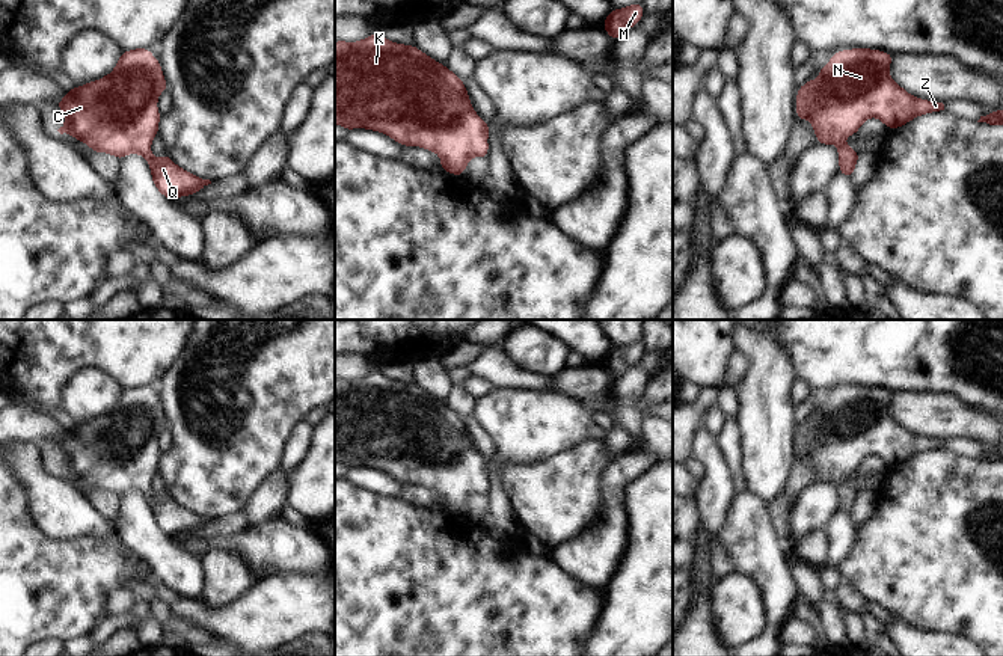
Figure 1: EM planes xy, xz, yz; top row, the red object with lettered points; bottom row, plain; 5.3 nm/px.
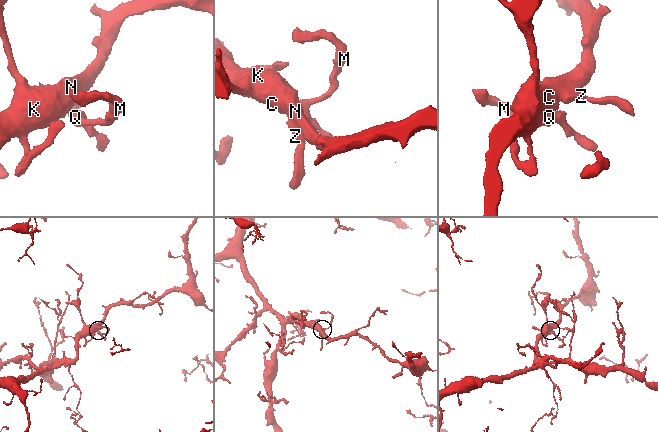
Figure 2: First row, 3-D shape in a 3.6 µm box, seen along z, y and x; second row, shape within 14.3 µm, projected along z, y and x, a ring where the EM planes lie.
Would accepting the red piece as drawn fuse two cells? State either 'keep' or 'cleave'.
keep

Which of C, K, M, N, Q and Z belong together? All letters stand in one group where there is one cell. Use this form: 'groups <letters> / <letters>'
groups C K M N Q Z

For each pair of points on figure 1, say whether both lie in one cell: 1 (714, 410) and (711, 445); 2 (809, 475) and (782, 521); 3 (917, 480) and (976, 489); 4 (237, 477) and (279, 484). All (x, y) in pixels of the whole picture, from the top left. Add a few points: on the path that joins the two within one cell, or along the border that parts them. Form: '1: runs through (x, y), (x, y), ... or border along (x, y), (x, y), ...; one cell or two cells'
1: border along (702, 426), (717, 438); two cells
2: runs through (797, 486), (783, 501), (782, 508); one cell
3: runs through (932, 489), (961, 489); one cell
4: border along (278, 468), (261, 481), (243, 508); two cells

